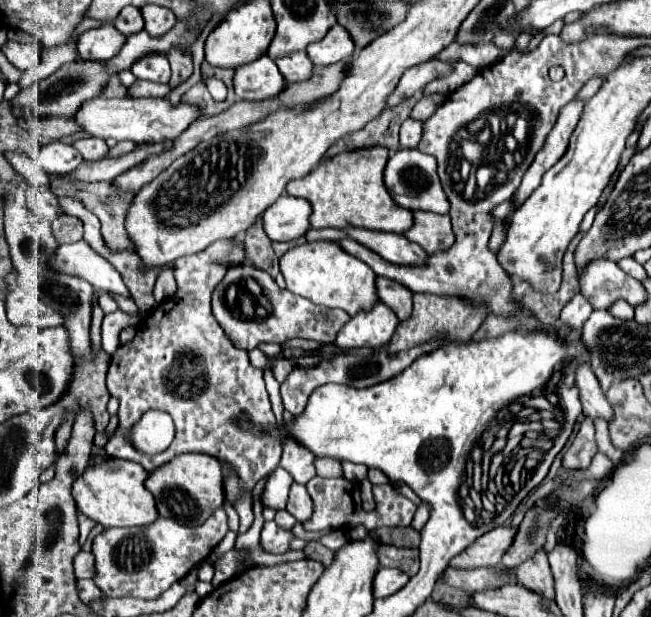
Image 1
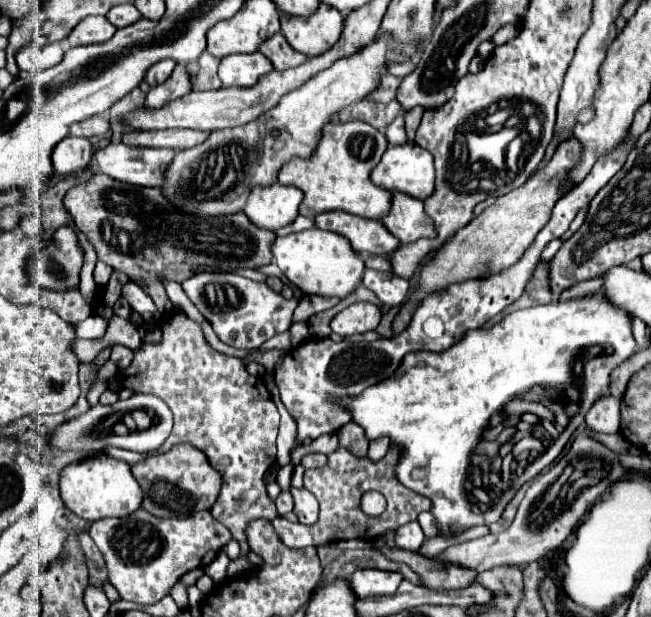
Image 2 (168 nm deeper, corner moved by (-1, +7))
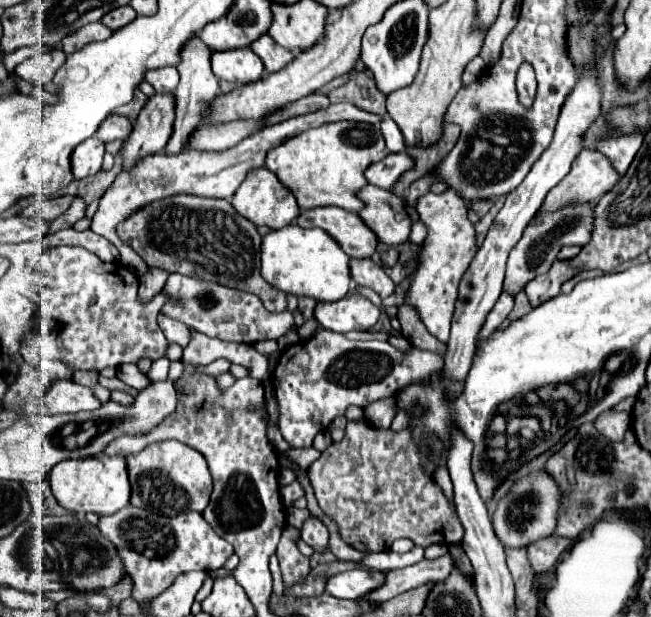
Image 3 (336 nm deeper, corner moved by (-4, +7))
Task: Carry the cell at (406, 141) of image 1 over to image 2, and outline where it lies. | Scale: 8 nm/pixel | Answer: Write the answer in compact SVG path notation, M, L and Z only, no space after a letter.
M396 117L394 123L386 129L386 139L392 143L392 145L402 145L402 143L408 143L408 137L406 137L406 125L404 125L404 117Z

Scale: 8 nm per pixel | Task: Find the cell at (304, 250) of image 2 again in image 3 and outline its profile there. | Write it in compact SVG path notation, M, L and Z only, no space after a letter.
M287 225L277 231L269 231L261 241L261 277L269 281L275 289L281 289L289 295L305 295L313 297L315 301L337 301L347 295L351 273L349 273L349 257L341 249L337 249L337 243L323 233L323 229L301 229L299 225Z

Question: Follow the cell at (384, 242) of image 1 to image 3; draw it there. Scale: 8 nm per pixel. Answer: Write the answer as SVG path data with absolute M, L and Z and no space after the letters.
M339 207L305 209L297 217L297 225L323 229L353 259L371 257L377 249L377 237L369 233L369 227L365 227L361 217Z

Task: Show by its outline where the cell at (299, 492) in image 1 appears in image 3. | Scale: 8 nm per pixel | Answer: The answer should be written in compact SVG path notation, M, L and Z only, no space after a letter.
M309 517L301 529L301 539L313 547L315 553L327 553L329 551L329 533L327 533L327 527L315 519L315 517Z

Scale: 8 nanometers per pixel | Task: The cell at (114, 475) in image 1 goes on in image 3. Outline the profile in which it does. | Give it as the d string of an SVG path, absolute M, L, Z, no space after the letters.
M97 453L97 457L61 461L61 465L55 465L49 473L49 485L57 503L73 513L81 513L83 509L85 513L93 511L97 515L113 515L117 509L129 505L131 495L125 457L109 457L105 453Z

